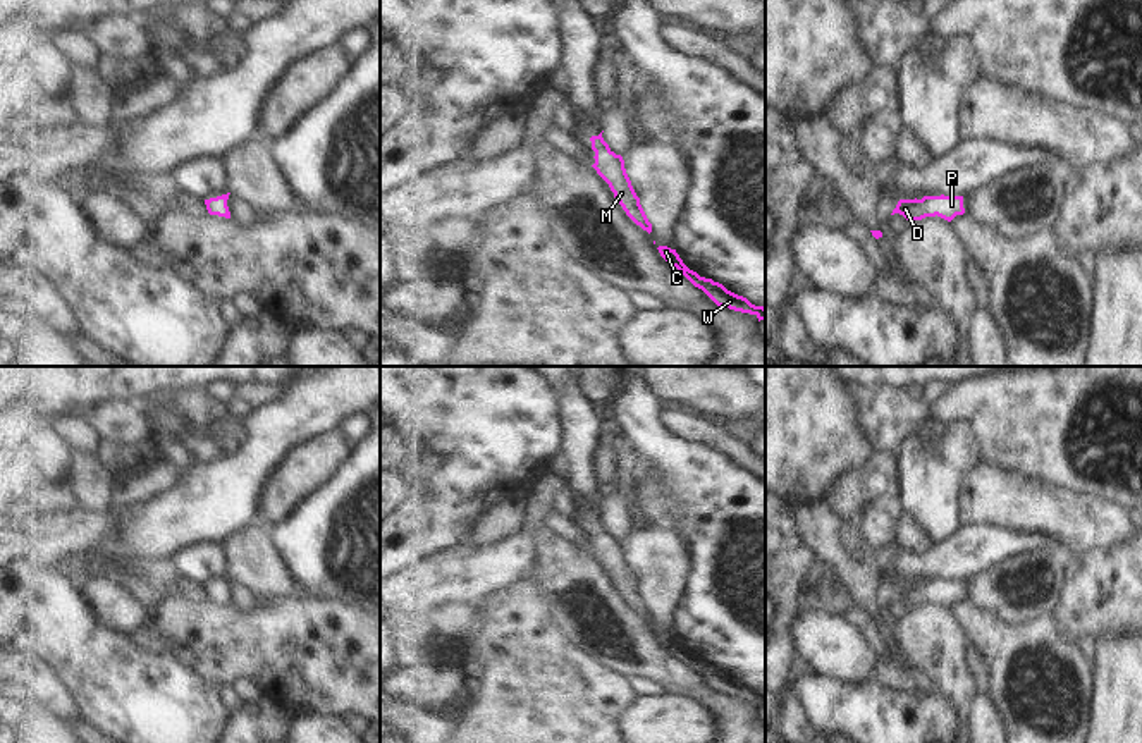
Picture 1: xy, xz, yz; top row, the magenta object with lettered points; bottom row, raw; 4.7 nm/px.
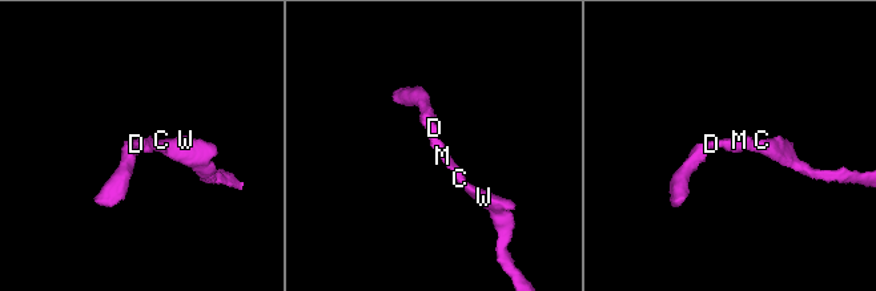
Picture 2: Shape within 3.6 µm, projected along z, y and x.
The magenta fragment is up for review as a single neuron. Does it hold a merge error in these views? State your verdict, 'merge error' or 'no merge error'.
no merge error

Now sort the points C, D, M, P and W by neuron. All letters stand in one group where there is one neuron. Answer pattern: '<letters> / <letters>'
C D M P W

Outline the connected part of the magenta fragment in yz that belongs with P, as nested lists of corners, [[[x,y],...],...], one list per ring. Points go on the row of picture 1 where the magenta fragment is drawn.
[[[924,196],[922,200],[899,200],[891,215],[899,213],[908,222],[925,217],[941,217],[951,222],[956,215],[963,215],[963,196]]]

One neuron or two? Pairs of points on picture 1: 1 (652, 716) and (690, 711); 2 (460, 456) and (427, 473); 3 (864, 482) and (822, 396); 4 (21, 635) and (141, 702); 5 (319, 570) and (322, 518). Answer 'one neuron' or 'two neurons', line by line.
1: one neuron
2: one neuron
3: two neurons
4: one neuron
5: one neuron

